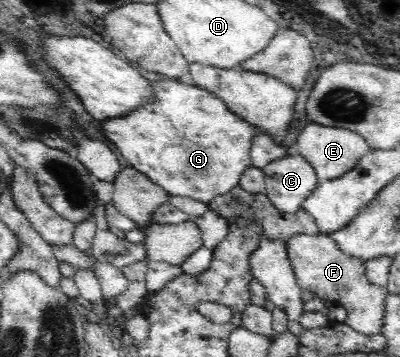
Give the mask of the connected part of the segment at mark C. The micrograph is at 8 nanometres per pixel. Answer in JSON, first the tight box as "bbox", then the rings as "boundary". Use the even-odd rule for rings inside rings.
{"bbox":[262,151,319,213],"boundary":[[[293,151],[262,169],[266,178],[264,192],[279,210],[287,213],[301,210],[303,201],[319,182],[313,165]]]}

